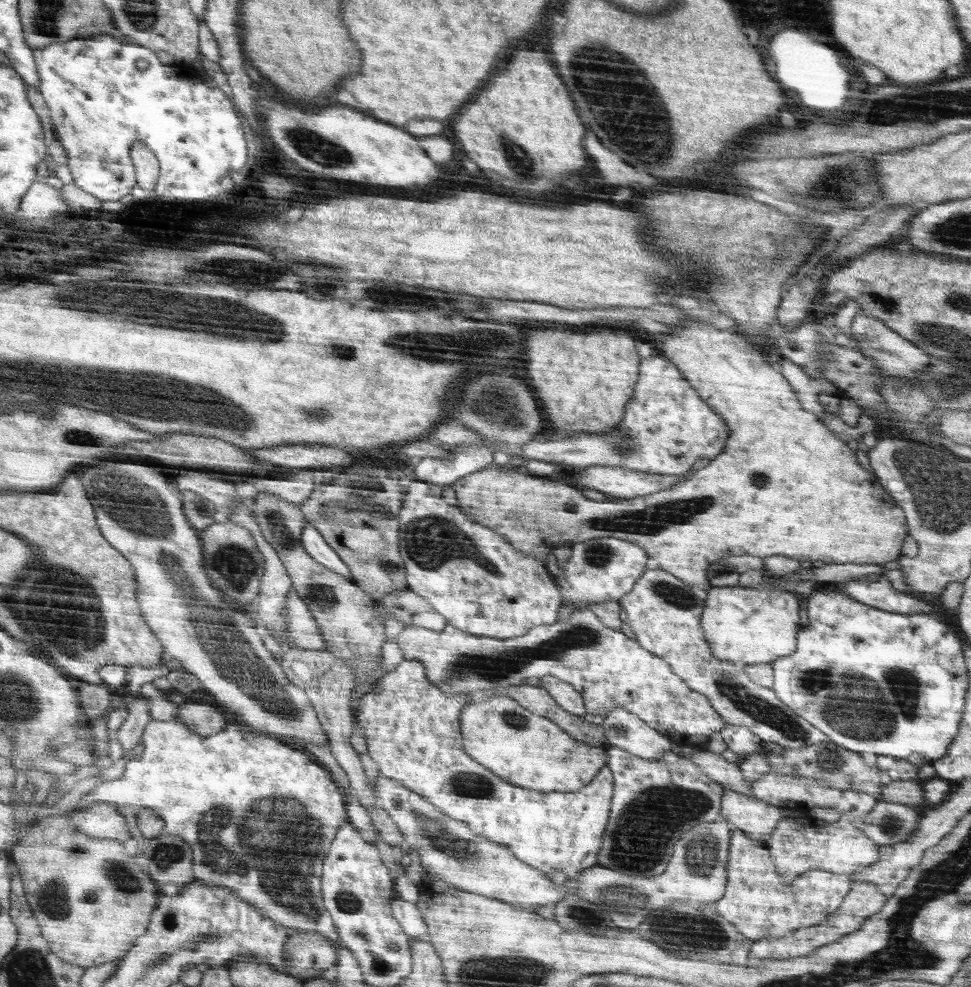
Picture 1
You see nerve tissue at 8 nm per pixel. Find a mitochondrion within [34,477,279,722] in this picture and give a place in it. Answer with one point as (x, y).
(234, 566)

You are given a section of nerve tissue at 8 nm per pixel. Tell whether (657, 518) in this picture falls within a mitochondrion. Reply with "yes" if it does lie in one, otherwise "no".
yes

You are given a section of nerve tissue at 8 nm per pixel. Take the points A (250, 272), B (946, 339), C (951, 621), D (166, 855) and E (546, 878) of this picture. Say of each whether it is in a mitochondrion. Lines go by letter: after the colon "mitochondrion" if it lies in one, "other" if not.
A: mitochondrion
B: mitochondrion
C: other
D: mitochondrion
E: other

